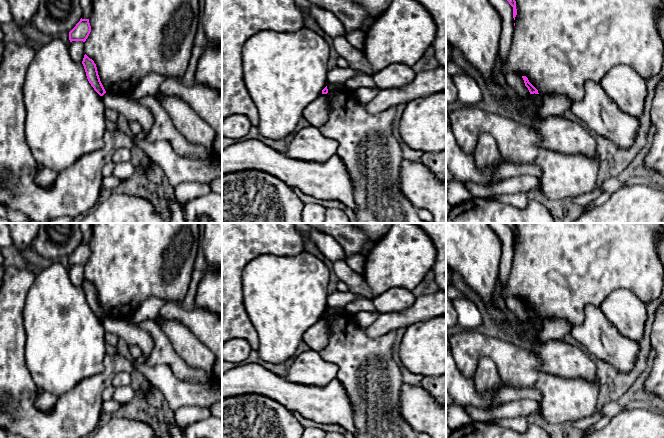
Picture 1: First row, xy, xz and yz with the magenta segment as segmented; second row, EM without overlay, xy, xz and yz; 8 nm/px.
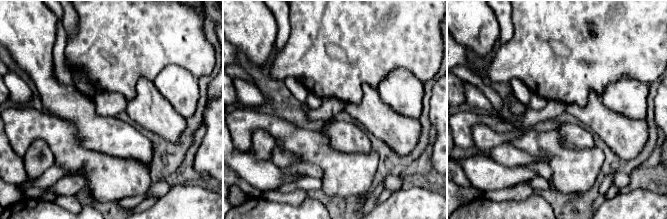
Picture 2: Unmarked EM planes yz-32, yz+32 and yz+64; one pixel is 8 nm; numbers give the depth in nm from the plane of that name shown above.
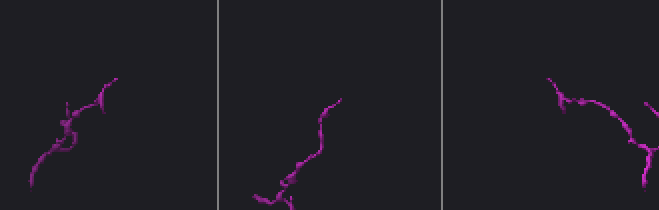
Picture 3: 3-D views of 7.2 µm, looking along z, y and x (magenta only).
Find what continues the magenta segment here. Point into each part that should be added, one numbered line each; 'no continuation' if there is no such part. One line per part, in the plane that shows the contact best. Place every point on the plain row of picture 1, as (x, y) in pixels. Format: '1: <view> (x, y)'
no continuation

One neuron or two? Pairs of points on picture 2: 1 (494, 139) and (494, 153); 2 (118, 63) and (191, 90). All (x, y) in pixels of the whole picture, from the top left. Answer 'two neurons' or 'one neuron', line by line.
1: two neurons
2: two neurons

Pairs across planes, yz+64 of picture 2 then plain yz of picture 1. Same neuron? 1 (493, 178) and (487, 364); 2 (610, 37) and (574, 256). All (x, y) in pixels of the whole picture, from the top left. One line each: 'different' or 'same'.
1: different
2: same

